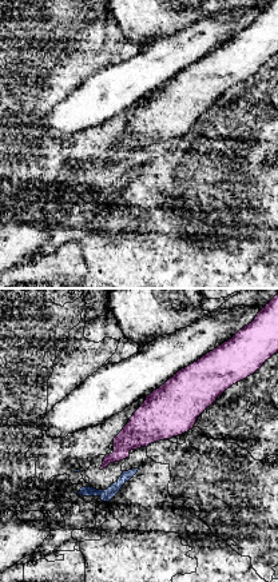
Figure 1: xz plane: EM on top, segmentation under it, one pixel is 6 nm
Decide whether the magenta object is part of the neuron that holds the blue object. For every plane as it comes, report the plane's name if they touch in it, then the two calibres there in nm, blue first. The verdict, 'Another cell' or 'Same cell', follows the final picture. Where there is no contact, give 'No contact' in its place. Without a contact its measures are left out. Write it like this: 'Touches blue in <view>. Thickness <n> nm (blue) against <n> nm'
No contact

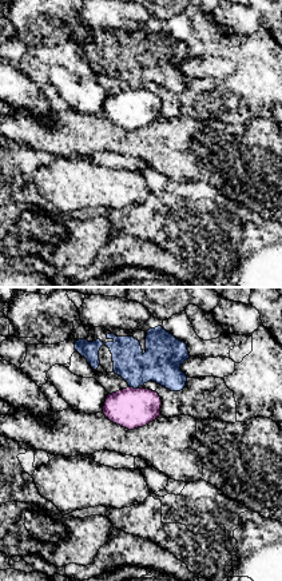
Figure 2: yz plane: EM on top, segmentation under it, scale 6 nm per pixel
Touches blue in yz. Thickness 240 nm (blue) against 240 nm

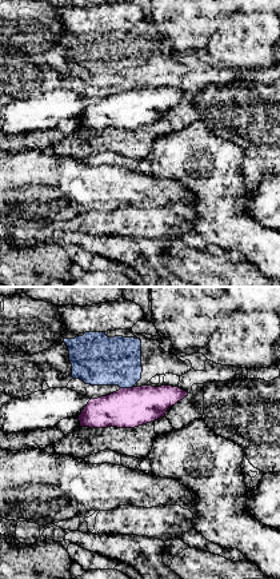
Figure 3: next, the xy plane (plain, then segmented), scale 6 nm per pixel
Touches blue in xy. Thickness 300 nm (blue) against 240 nm

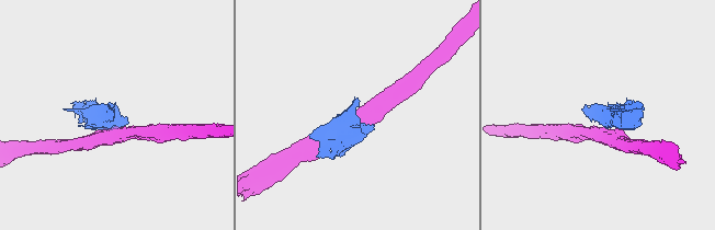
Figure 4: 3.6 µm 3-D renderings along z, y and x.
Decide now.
Another cell

